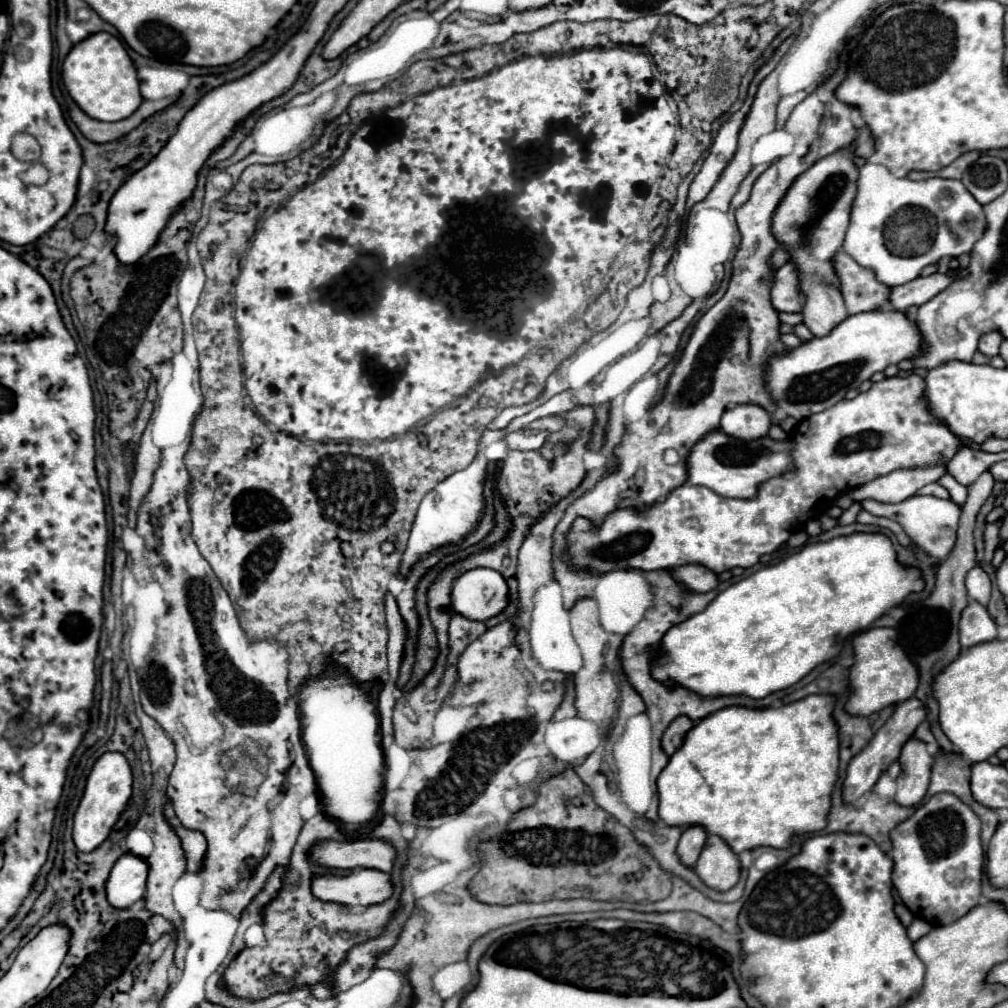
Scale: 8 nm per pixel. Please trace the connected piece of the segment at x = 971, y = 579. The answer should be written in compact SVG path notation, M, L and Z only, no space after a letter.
M975 566L969 570L967 578L965 578L965 586L969 592L969 598L973 598L975 602L987 606L989 596L991 596L991 580L987 576L987 572L981 566Z

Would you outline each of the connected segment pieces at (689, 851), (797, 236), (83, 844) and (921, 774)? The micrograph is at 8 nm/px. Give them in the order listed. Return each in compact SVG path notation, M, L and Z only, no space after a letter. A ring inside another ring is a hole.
M691 826L691 828L683 830L683 836L677 846L677 856L683 866L687 866L687 868L695 866L705 838L707 838L707 834L705 834L705 830L699 830L699 826Z
M849 148L815 162L815 166L807 168L793 180L771 218L773 236L789 252L789 260L797 266L799 290L805 296L801 316L813 336L827 334L835 322L843 322L843 318L847 318L833 258L843 244L843 230L847 230L847 206L851 206L851 198L855 198L857 174L859 170L853 164Z
M105 752L95 762L95 766L87 778L85 794L79 802L79 808L73 818L73 822L75 822L73 824L73 840L81 852L93 852L109 838L113 826L117 824L119 816L123 814L123 810L129 804L131 790L133 790L133 774L131 774L131 768L127 766L127 760L123 758L123 754Z
M911 738L901 750L899 764L901 774L897 778L895 802L899 806L917 806L929 788L933 756L927 752L923 742Z

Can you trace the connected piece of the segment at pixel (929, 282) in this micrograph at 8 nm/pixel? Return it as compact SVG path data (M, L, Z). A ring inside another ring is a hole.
M961 270L957 276L947 276L947 274L931 274L927 278L919 276L903 286L893 286L889 294L889 308L897 312L905 312L909 306L921 306L923 302L931 300L939 292L943 292L955 278L967 274Z

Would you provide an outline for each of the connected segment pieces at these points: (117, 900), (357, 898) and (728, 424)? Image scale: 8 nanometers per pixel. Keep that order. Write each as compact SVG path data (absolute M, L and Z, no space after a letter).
M125 854L123 858L119 858L105 884L107 902L117 910L131 908L137 900L143 898L147 870L149 870L147 862L139 856Z
M357 870L349 876L315 878L315 896L325 902L339 902L345 906L371 906L385 902L391 892L389 874L379 870Z
M743 404L725 410L719 422L719 432L739 440L757 440L769 432L769 426L771 418L763 408L753 404Z

